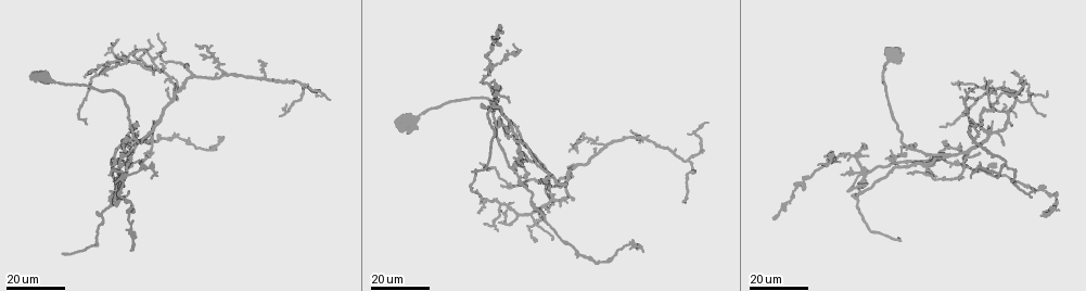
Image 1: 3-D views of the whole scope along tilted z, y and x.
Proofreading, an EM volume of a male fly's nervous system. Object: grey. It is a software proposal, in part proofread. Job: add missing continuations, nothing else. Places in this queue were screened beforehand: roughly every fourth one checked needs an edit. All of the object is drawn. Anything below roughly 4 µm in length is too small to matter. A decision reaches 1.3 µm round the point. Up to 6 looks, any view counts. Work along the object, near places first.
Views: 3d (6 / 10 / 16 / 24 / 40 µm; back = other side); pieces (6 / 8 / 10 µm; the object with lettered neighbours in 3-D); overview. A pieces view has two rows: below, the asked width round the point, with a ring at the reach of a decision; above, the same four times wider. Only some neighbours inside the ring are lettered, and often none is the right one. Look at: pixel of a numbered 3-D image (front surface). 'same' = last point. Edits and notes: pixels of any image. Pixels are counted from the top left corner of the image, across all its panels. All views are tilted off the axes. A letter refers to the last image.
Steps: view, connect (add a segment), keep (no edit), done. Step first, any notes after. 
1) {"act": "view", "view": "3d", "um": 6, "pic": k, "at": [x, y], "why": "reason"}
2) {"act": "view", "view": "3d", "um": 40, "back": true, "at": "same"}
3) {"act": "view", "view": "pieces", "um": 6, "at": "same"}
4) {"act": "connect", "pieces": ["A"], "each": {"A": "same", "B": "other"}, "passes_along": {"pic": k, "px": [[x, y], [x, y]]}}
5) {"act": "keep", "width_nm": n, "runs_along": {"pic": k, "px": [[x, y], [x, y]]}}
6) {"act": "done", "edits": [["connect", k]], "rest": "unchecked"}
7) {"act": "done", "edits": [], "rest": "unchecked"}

{"act": "view", "view": "3d", "um": 24, "pic": 1, "at": [84, 77], "why": "free end"}

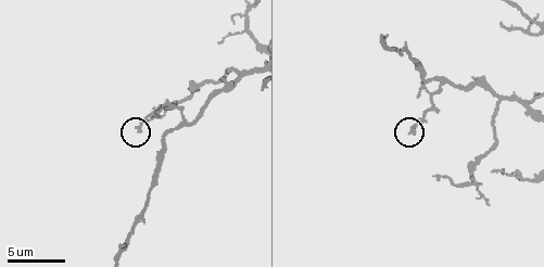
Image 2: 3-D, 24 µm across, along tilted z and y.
{"act": "view", "view": "pieces", "um": 6, "pic": 2, "at": [141, 130]}

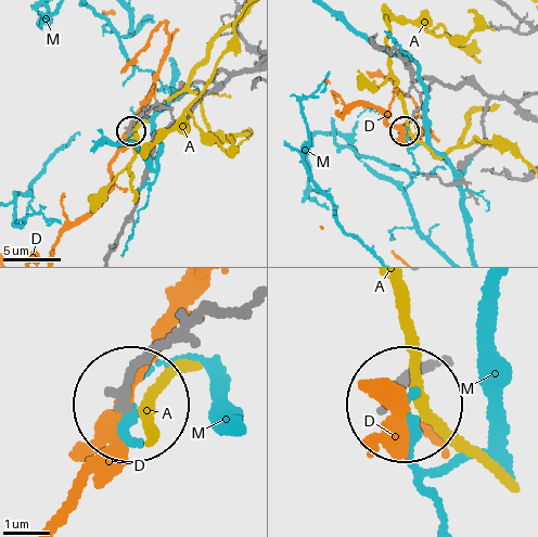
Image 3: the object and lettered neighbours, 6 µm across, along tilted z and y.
{"act": "keep", "width_nm": 220, "each": {"A": "other", "D": "other", "M": "other"}, "runs_along": {"pic": 3, "px": [[212, 314], [148, 361], [130, 400]]}, "found": "none of them fits"}

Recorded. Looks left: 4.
{"act": "view", "view": "3d", "um": 16, "pic": 1, "at": [944, 143], "why": "free end"}

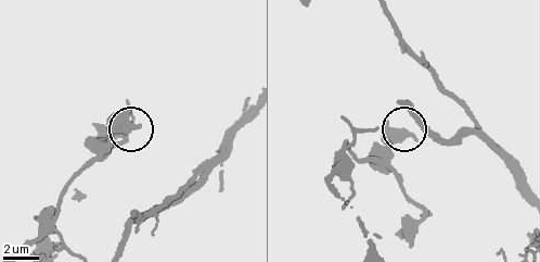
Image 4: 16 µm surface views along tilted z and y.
{"act": "view", "view": "pieces", "um": 8, "pic": 4, "at": [140, 127]}

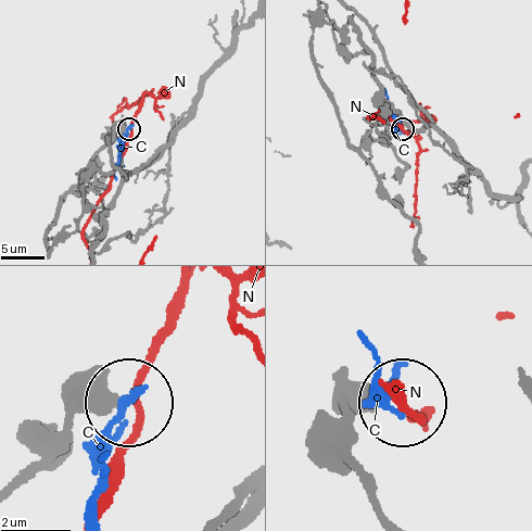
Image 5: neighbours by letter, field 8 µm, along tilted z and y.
{"act": "keep", "width_nm": 270, "each": {"C": "other", "N": "other"}, "runs_along": {"pic": 5, "px": [[12, 494], [76, 414], [123, 406]]}, "found": "no lettered segment goes on from it"}

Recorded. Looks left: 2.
{"act": "view", "view": "3d", "um": 16, "pic": 1, "at": [473, 173], "why": "long arm stops here"}

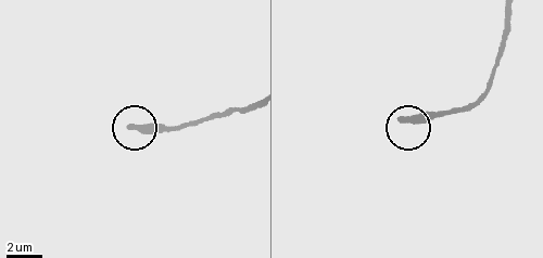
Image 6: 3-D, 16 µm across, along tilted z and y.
{"act": "view", "view": "pieces", "um": 6, "pic": 6, "at": [128, 125], "why": "see the neighbours"}

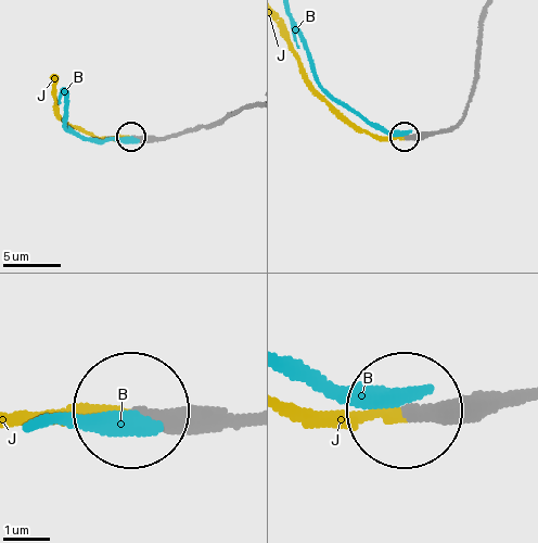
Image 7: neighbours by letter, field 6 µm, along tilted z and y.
{"act": "connect", "pieces": ["J"], "each": {"B": "other", "J": "same"}, "passes_along": {"pic": 7, "px": [[248, 412], [22, 418]]}, "found": "the neuron continues"}

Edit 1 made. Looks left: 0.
{"act": "done", "edits": [["connect", 7]], "rest": "unchecked"}

